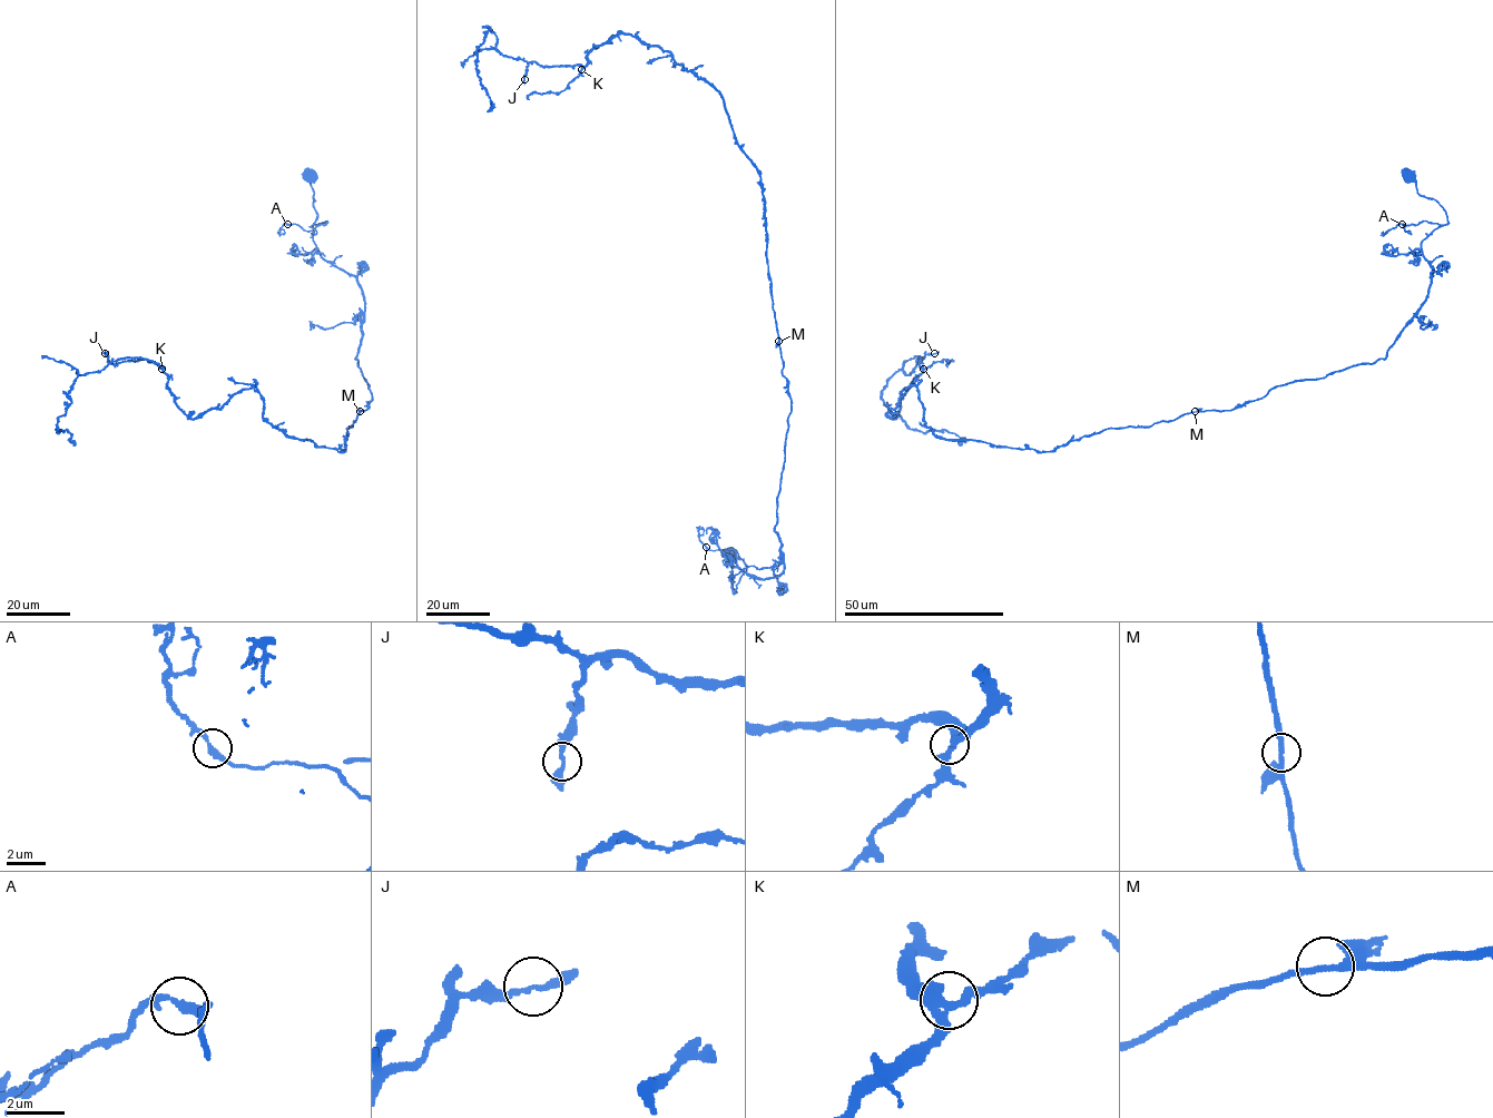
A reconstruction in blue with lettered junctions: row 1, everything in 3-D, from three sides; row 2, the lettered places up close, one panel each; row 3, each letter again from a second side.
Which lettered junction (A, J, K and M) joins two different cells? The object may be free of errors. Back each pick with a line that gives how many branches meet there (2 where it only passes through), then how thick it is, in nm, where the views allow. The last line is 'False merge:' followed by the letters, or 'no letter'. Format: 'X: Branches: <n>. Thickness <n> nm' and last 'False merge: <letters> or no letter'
False merge: no letter

